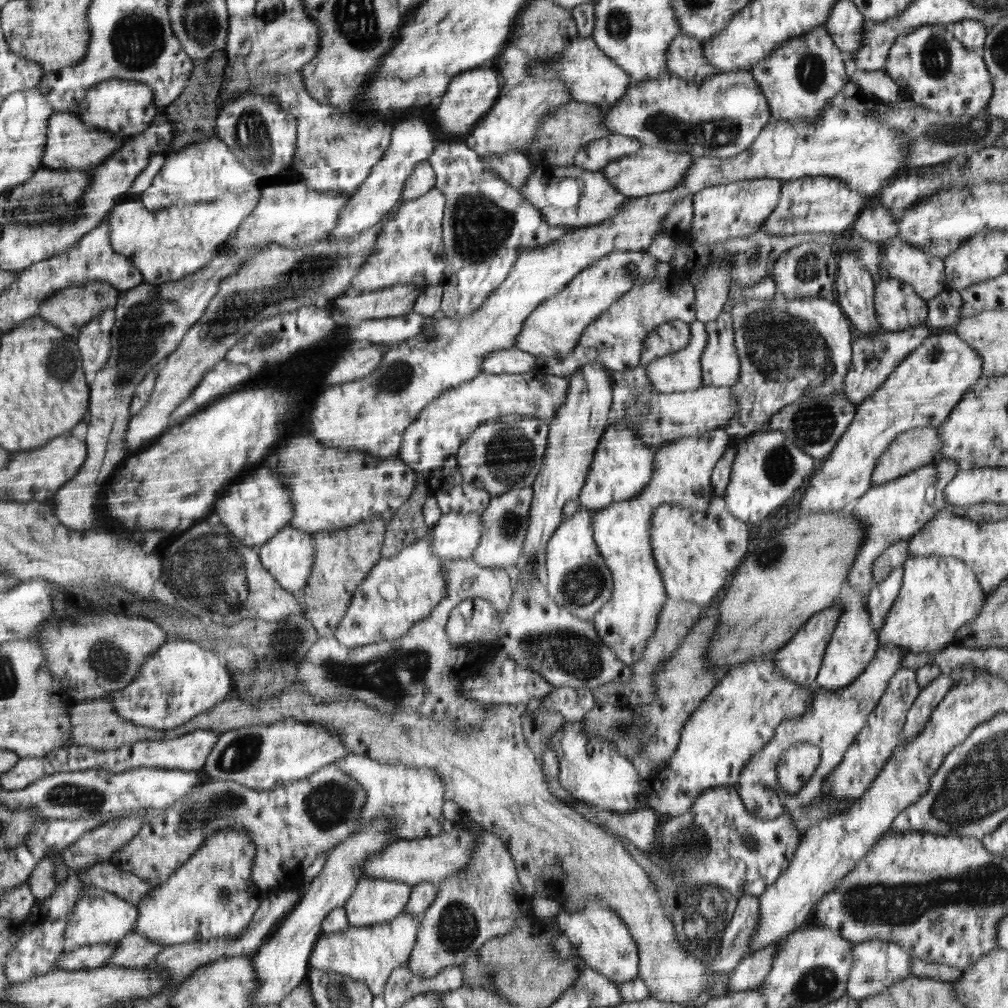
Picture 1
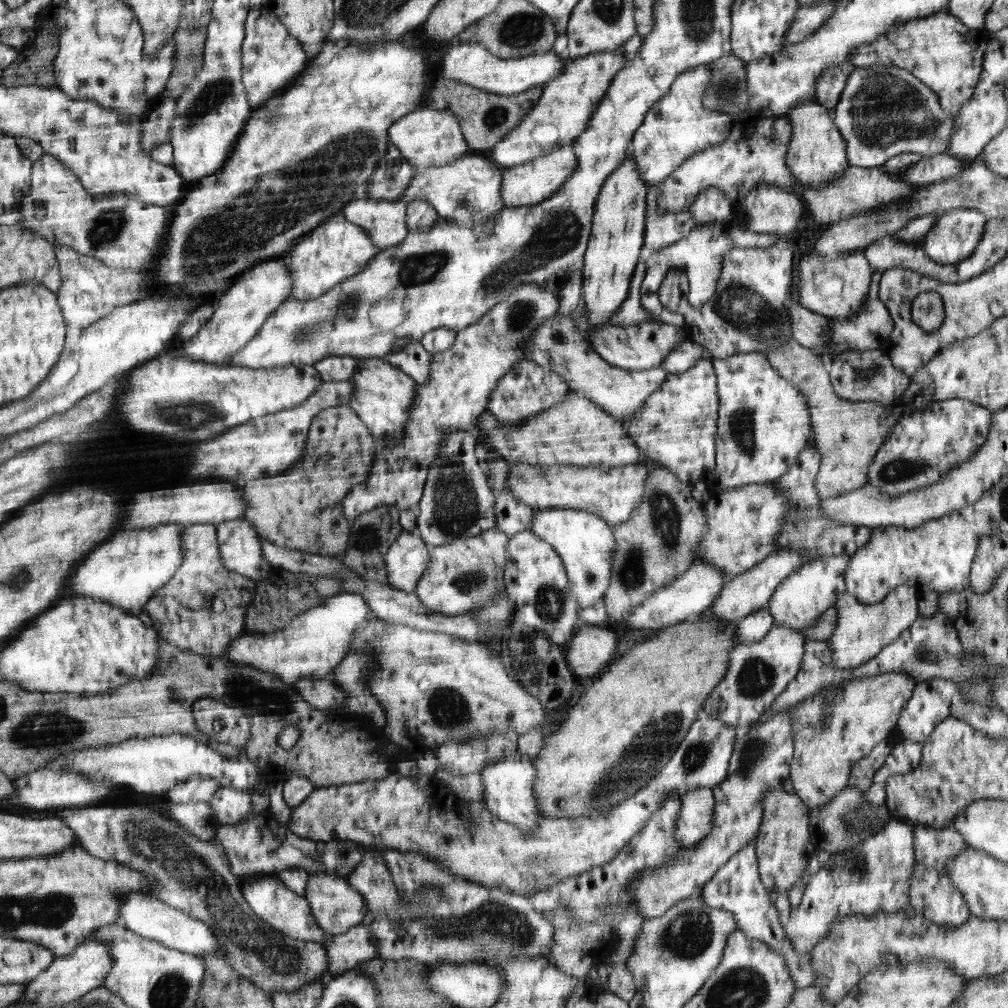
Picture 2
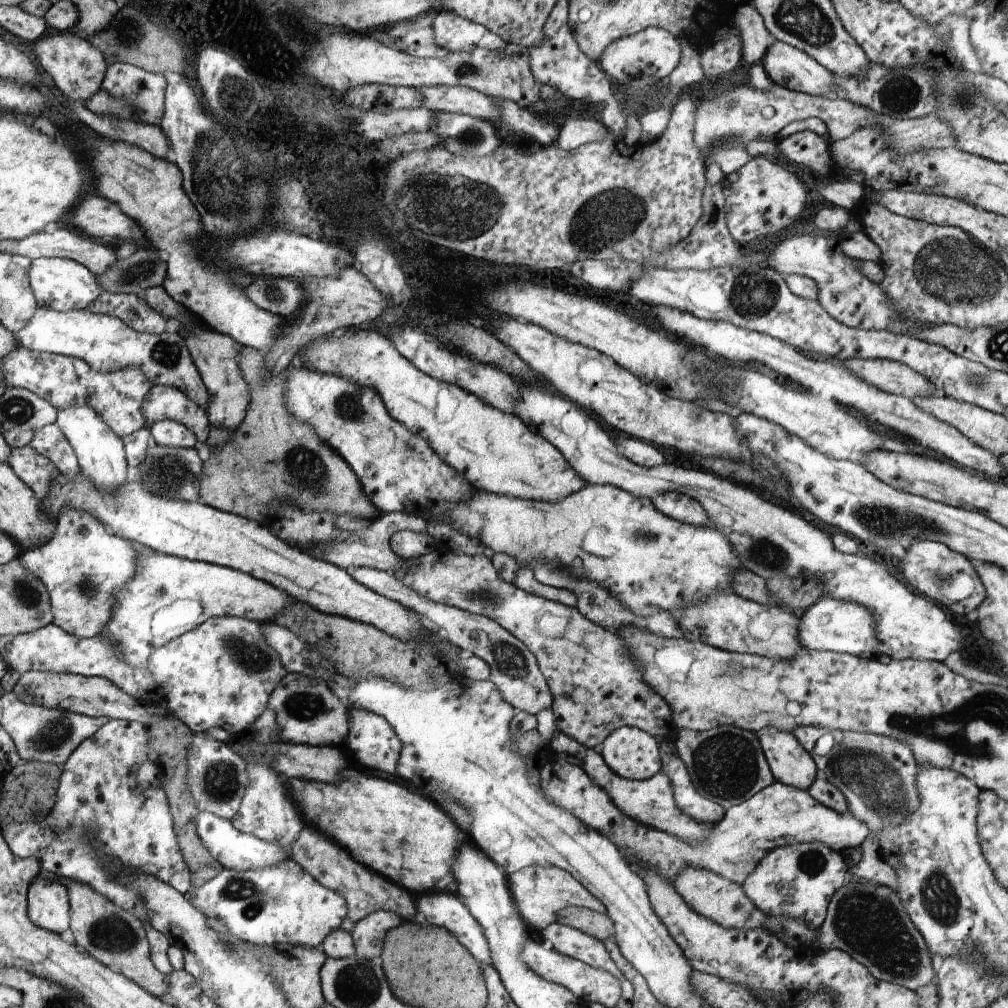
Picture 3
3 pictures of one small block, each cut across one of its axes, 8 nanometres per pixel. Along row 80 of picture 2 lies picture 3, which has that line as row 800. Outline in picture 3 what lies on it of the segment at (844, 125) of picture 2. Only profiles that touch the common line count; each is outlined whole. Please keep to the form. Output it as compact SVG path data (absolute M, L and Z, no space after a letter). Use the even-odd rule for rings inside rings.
M799 727L795 729L794 737L798 739L798 743L806 750L816 764L817 775L830 785L833 785L844 796L847 803L848 812L853 818L860 820L867 825L869 838L860 844L860 860L853 866L849 867L849 872L861 880L872 882L873 884L890 888L895 892L898 883L895 871L892 870L881 856L879 856L879 841L878 833L882 829L891 829L906 820L906 817L915 812L919 806L920 800L915 786L915 775L917 774L918 766L913 758L911 749L907 743L902 743L896 740L889 740L883 735L873 736L873 734L855 734L853 732L835 732L819 727ZM829 734L833 745L829 752L824 756L818 756L813 753L813 745L819 736Z

